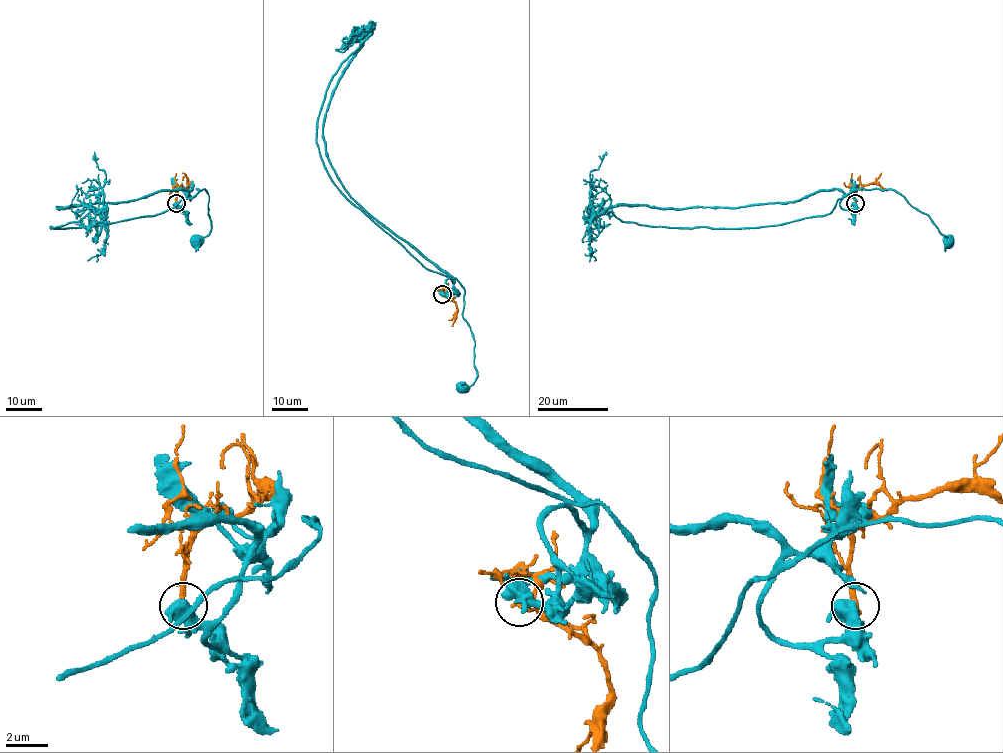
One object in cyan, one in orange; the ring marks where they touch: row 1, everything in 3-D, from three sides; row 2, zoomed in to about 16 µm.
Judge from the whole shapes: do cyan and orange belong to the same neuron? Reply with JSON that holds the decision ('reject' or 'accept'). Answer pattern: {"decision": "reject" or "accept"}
{"decision": "reject"}

